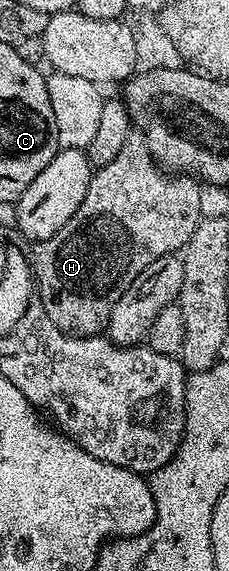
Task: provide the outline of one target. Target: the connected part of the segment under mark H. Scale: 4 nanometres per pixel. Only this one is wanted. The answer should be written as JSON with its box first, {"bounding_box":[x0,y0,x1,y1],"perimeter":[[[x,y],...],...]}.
{"bounding_box":[29,132,203,336],"perimeter":[[[132,132],[121,153],[109,164],[98,167],[89,180],[81,208],[69,216],[69,224],[61,232],[53,232],[49,240],[34,243],[29,250],[34,289],[53,324],[61,332],[76,336],[95,336],[106,327],[113,304],[121,300],[125,288],[145,268],[166,254],[179,254],[198,228],[203,210],[200,183],[191,176],[169,176],[154,160],[142,133]]]}

